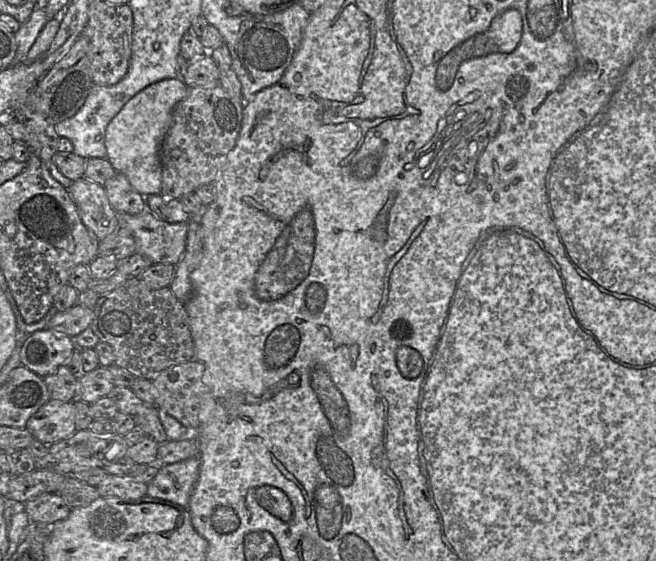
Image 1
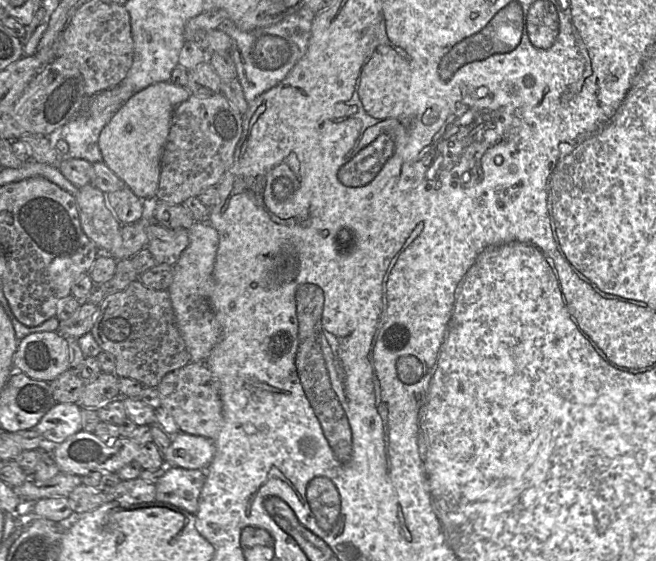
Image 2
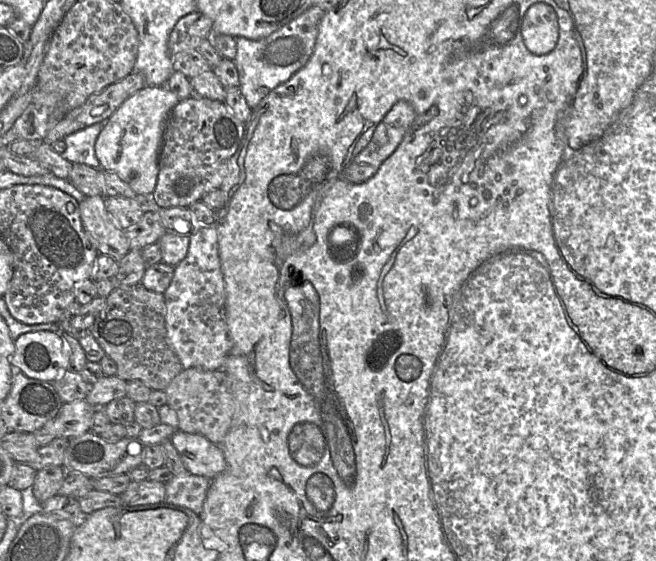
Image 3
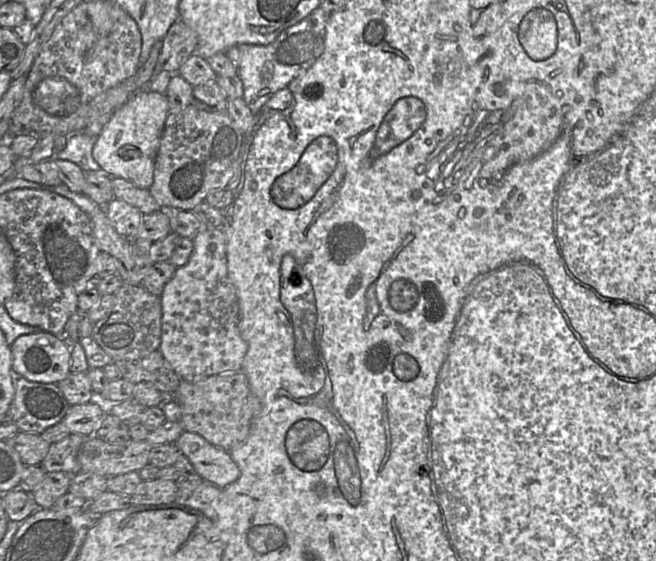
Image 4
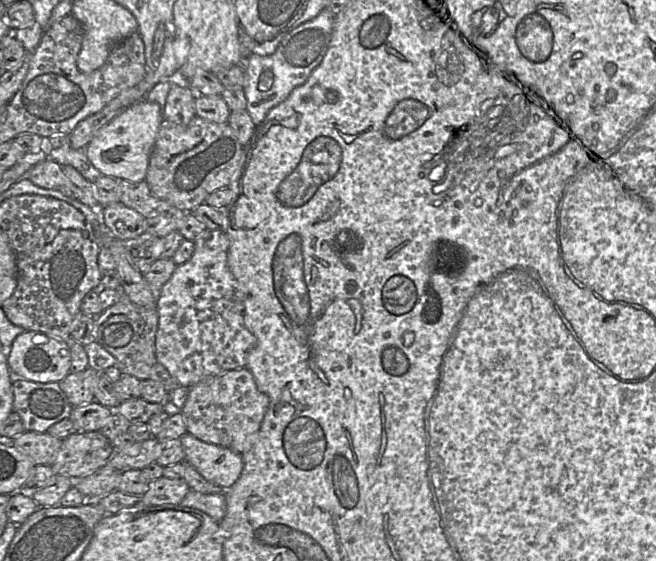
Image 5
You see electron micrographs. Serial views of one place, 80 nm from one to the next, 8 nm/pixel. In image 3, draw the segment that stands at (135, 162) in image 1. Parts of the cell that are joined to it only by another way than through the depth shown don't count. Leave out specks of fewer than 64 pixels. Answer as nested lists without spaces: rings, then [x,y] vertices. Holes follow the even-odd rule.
[[[146,85],[128,97],[103,123],[97,137],[95,154],[101,169],[116,173],[134,192],[151,198],[157,184],[166,121],[179,101],[167,86]]]

